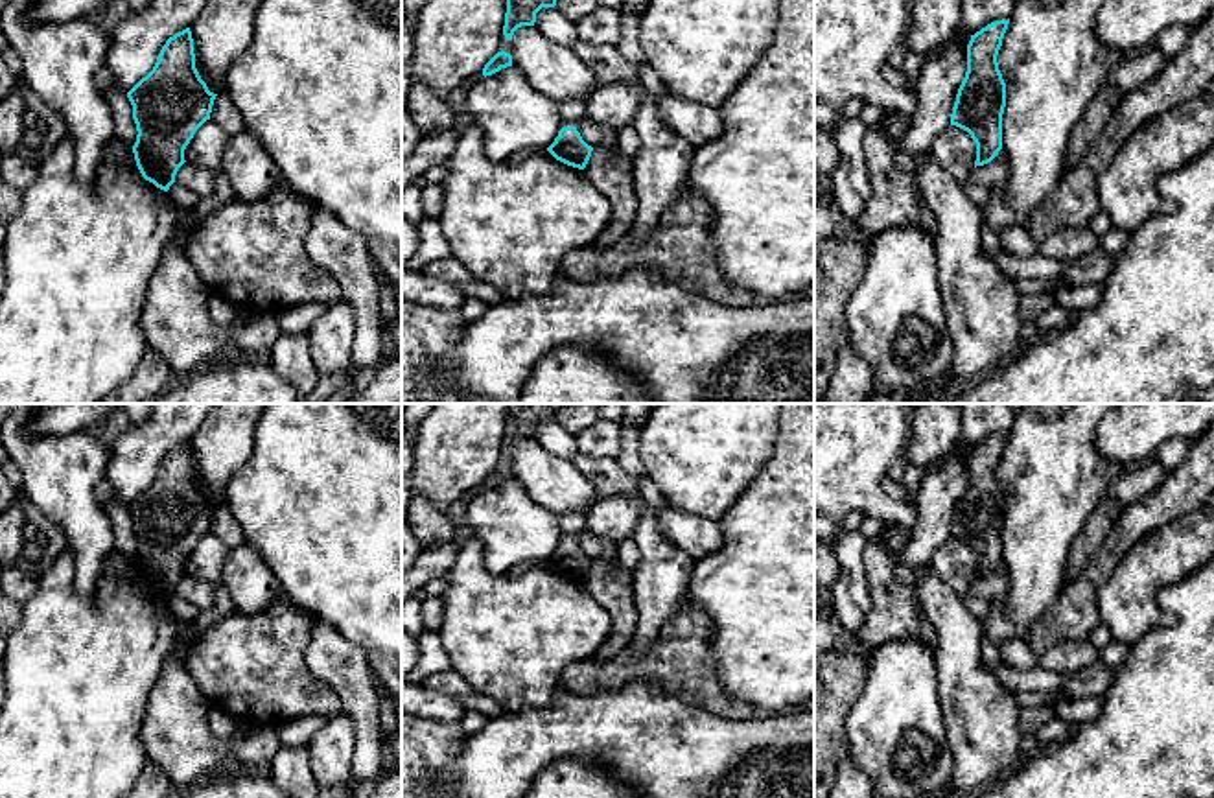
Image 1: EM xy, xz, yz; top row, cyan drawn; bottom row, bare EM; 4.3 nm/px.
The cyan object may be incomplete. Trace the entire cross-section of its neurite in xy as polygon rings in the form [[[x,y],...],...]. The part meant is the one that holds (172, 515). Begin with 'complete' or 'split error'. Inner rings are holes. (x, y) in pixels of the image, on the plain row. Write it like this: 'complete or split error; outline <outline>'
complete; outline [[[190,440],[169,450],[160,463],[153,483],[127,505],[138,544],[133,566],[146,593],[164,604],[169,603],[179,581],[186,575],[186,558],[193,551],[195,544],[210,533],[216,509],[217,507],[208,503],[195,481]]]

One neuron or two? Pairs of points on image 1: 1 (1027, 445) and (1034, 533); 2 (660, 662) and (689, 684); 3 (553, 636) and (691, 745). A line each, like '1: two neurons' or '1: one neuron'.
1: one neuron
2: one neuron
3: two neurons

